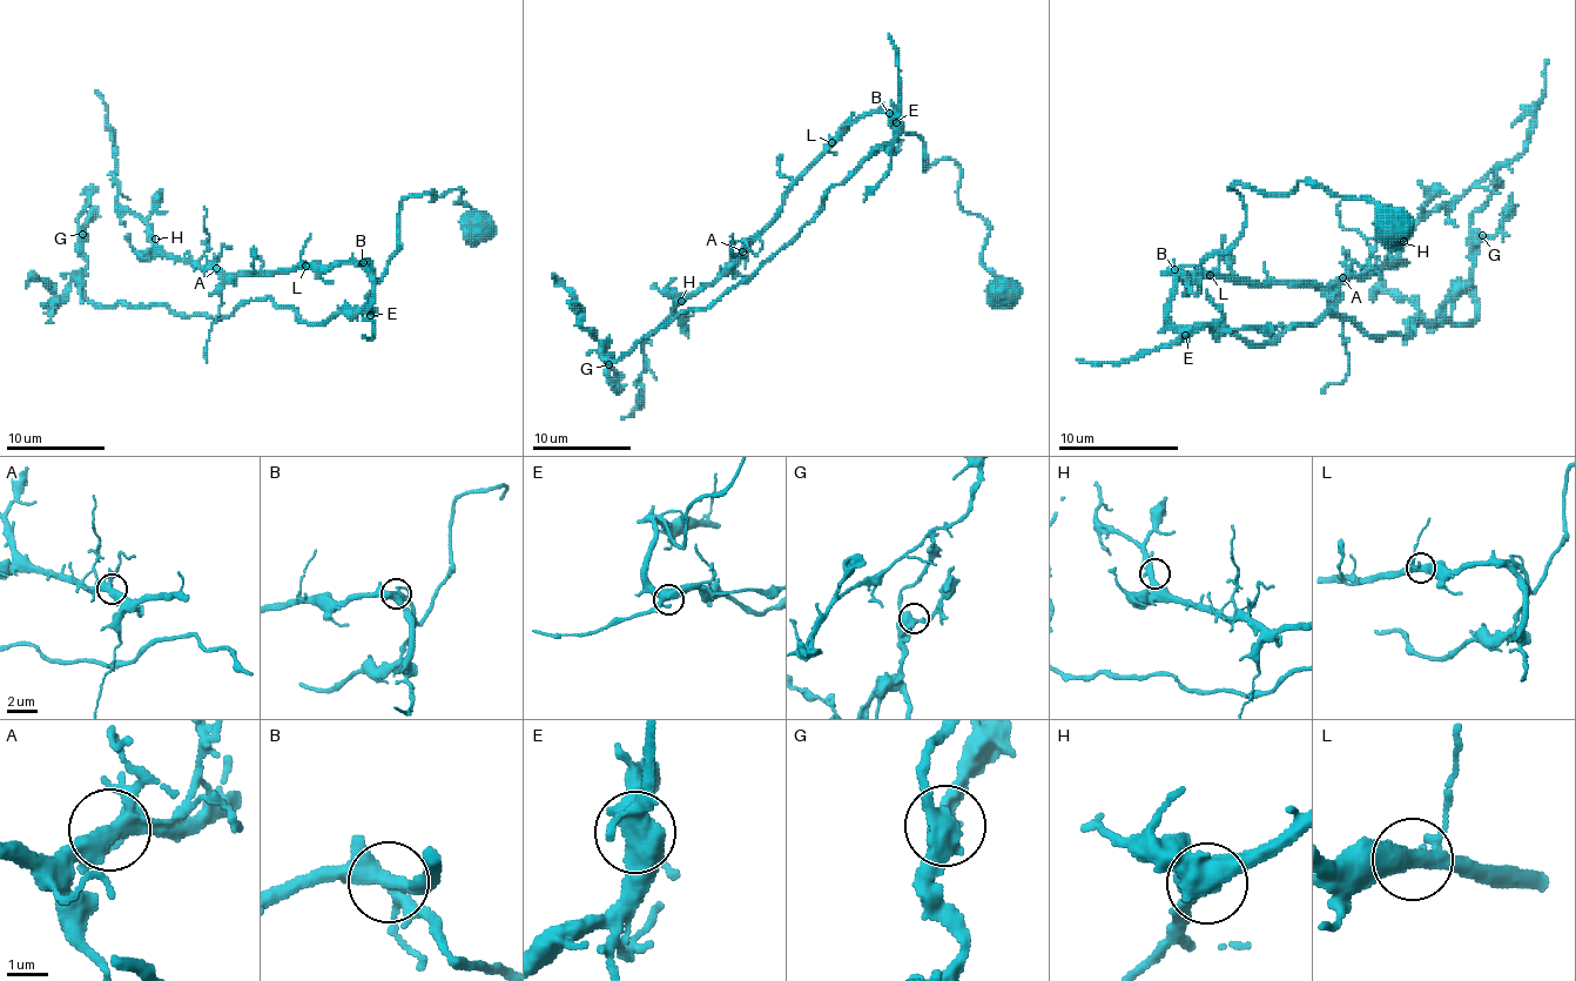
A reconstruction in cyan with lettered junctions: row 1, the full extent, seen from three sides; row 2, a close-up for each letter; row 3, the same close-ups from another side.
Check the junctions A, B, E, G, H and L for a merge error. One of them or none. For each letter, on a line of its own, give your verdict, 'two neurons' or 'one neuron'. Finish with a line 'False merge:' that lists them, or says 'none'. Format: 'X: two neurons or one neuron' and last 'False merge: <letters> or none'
A: one neuron
B: one neuron
E: one neuron
G: one neuron
H: one neuron
L: one neuron
False merge: none

